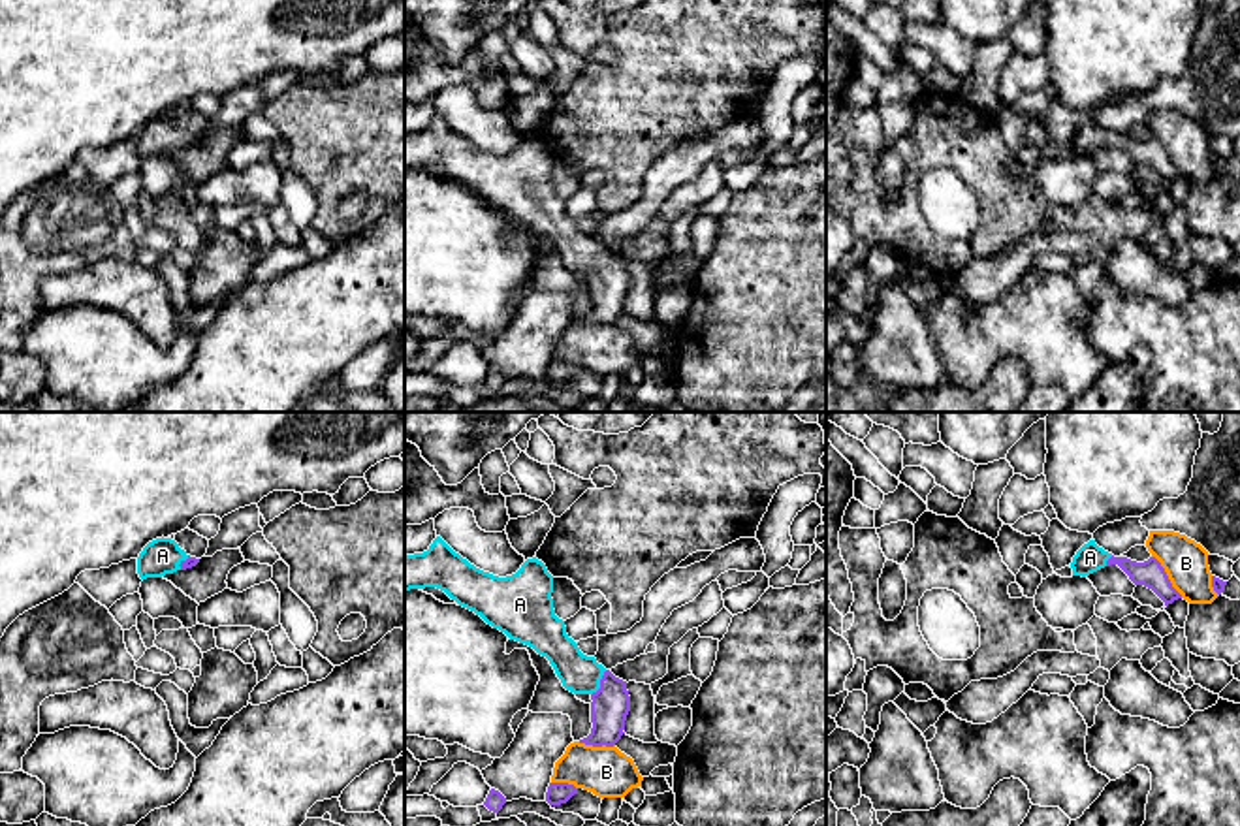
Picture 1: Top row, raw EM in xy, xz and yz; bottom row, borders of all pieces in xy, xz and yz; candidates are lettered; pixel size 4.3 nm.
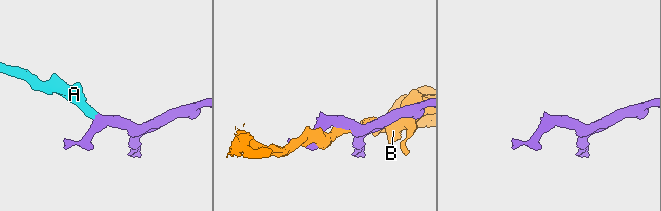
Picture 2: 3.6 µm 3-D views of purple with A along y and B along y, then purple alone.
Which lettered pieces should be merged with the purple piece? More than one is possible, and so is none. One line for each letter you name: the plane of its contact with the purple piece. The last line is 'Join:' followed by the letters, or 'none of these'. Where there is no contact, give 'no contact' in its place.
A: meets purple in xz
Join: A

